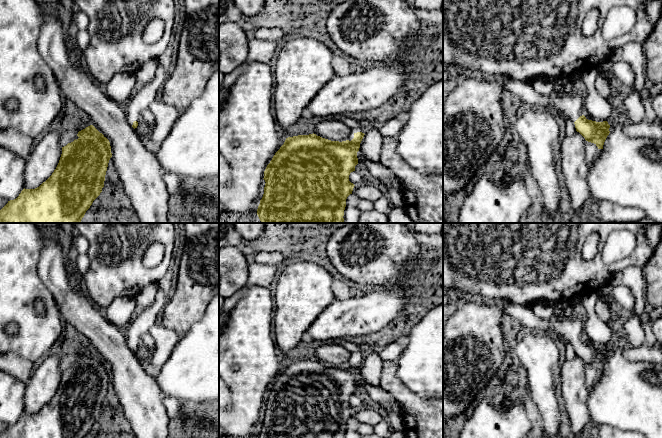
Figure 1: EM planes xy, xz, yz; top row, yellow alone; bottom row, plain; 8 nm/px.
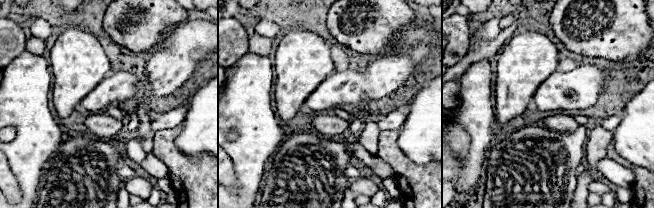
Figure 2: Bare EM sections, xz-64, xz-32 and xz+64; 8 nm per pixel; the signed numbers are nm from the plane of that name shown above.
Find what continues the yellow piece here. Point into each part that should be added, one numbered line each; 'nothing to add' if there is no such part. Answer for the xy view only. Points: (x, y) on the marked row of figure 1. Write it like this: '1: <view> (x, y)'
1: xy (148, 94)

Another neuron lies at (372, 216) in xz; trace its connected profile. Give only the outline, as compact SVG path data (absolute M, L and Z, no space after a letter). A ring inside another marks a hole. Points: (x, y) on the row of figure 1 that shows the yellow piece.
M373 209L366 212L361 212L359 223L388 223L388 217L387 214Z

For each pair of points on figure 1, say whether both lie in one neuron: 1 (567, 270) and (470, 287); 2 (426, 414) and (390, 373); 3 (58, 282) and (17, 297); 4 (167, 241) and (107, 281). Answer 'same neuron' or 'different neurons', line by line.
1: same neuron
2: same neuron
3: different neurons
4: same neuron

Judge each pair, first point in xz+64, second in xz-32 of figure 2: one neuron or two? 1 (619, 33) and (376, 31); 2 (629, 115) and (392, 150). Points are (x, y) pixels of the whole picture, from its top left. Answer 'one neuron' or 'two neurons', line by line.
1: one neuron
2: two neurons

